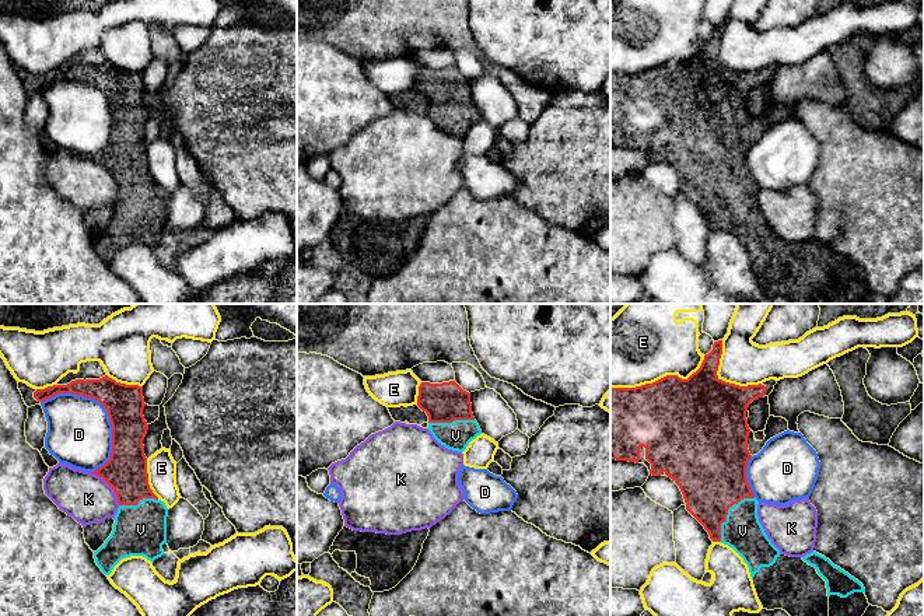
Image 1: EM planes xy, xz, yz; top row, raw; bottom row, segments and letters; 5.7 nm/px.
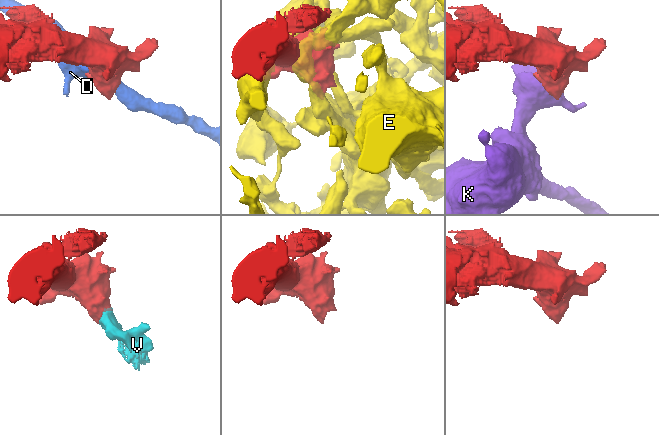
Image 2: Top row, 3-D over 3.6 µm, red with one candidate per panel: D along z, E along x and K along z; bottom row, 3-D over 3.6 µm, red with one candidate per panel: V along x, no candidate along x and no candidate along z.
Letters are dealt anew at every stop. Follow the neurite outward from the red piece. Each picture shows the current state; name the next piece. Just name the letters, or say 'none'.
V

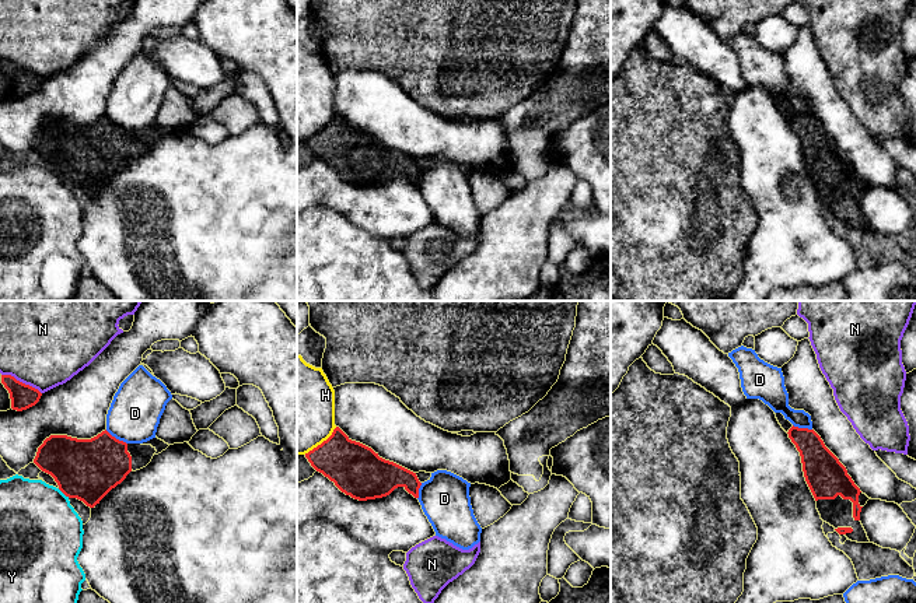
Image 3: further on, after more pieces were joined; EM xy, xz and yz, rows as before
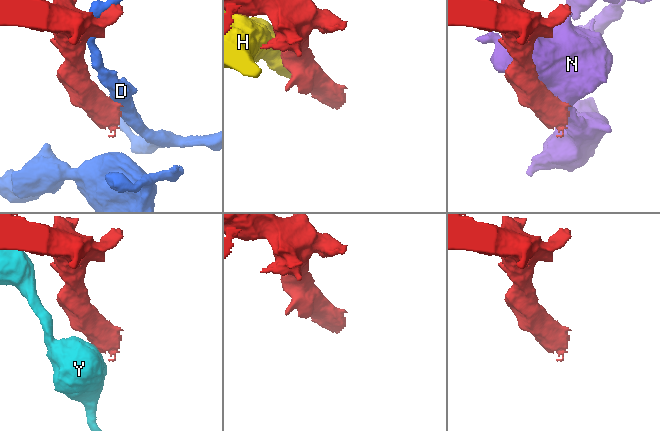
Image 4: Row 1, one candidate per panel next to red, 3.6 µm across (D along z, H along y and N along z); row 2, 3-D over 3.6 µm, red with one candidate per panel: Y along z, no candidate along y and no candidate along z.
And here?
none

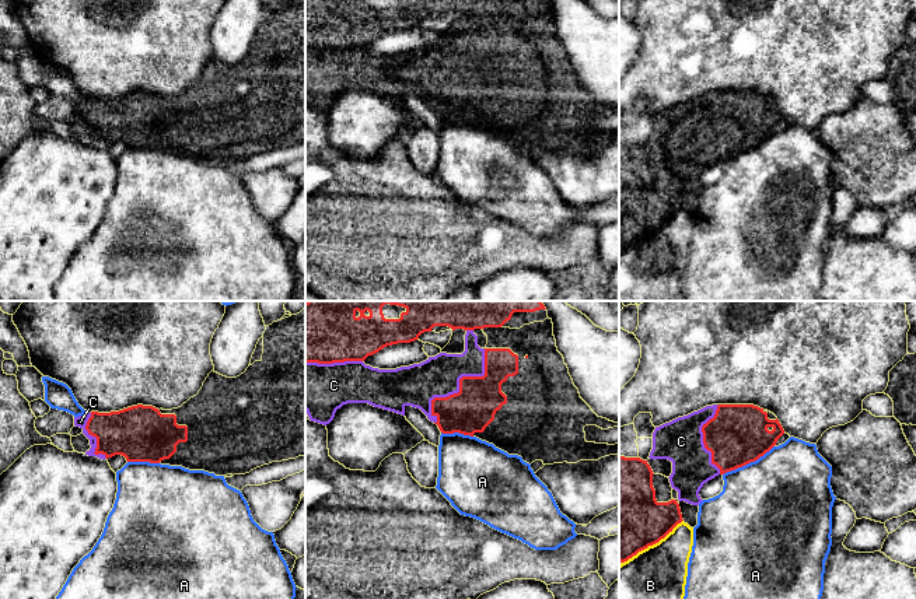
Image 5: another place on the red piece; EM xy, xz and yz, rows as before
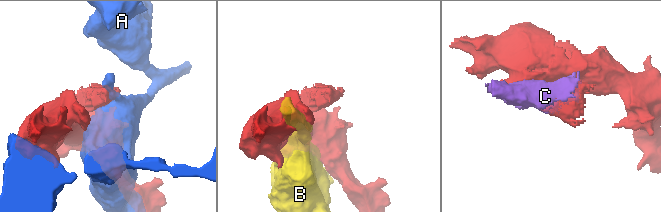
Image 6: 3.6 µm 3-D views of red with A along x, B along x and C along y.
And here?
none

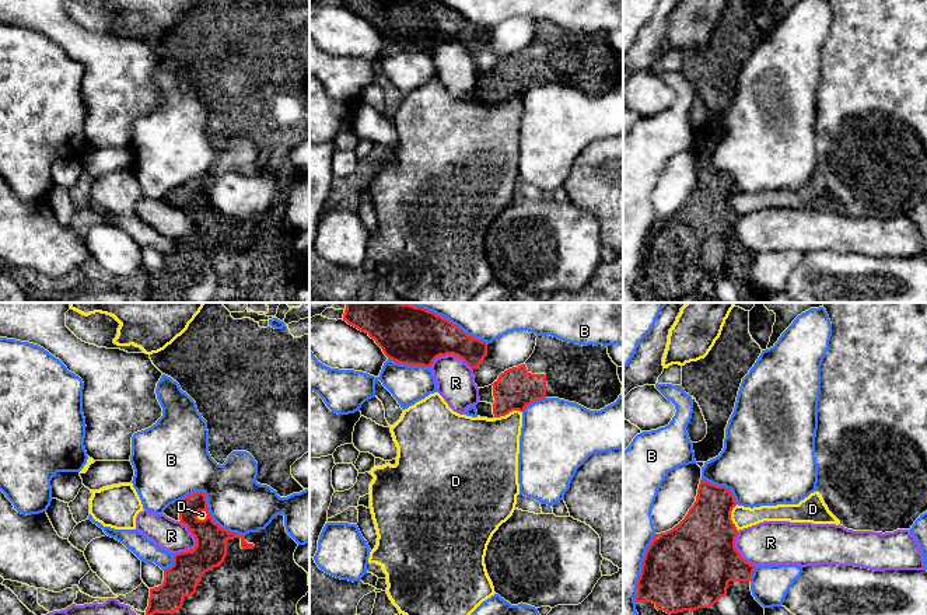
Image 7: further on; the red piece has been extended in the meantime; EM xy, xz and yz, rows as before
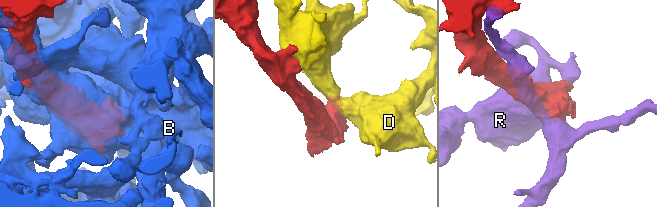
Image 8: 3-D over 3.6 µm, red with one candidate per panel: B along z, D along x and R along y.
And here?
none

